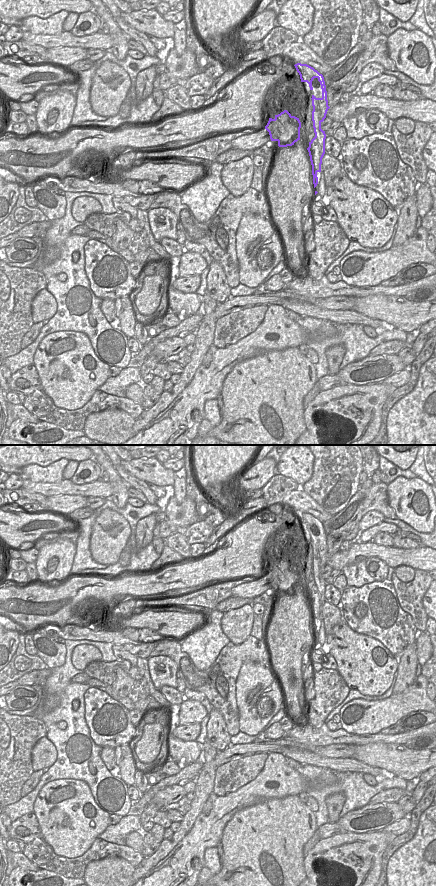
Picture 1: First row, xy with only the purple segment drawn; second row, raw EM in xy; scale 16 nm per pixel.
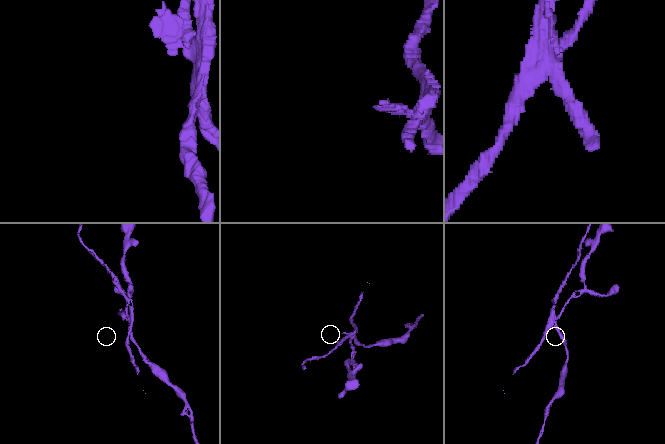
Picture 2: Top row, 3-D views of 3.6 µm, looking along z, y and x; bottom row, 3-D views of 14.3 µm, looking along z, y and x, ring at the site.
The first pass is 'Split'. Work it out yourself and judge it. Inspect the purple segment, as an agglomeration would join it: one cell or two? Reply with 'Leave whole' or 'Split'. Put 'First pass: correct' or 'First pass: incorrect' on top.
First pass: correct
Split.

